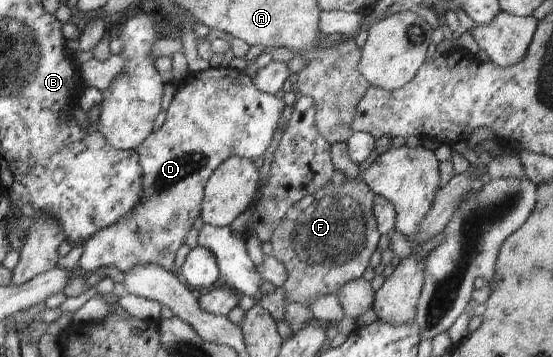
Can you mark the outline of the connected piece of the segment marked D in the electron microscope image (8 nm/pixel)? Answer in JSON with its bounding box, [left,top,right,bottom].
[78,64,284,275]

